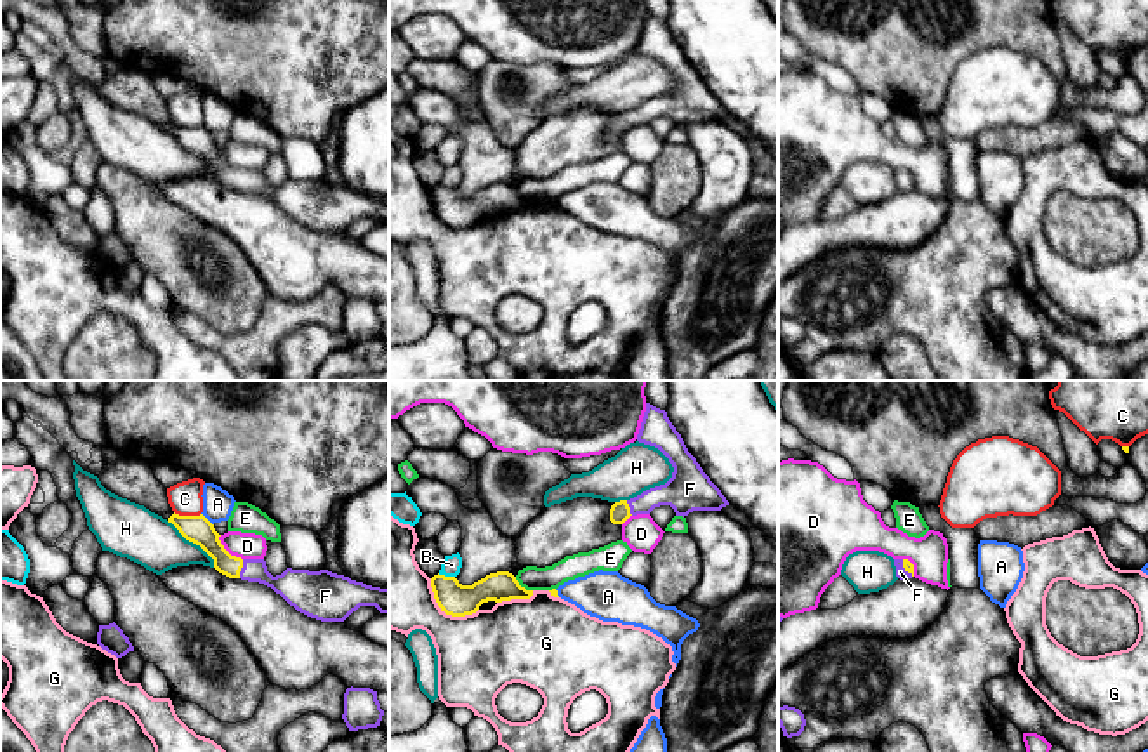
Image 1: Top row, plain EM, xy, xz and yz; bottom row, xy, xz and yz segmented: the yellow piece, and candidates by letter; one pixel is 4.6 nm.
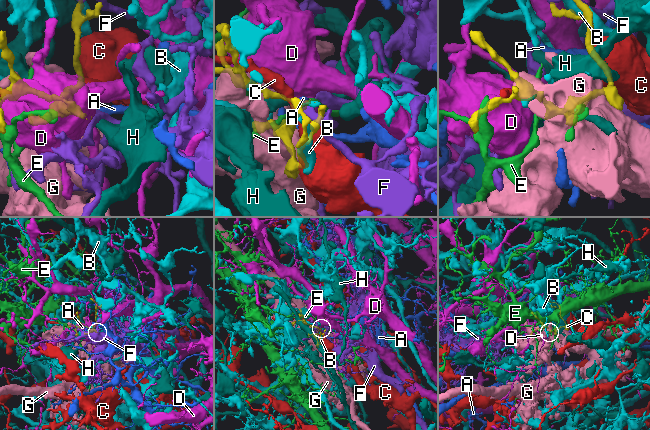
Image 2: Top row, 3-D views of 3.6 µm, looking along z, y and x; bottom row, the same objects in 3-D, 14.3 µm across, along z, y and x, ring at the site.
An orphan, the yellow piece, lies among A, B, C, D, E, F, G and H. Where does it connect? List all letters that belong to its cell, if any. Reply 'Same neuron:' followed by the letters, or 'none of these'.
Same neuron: F

